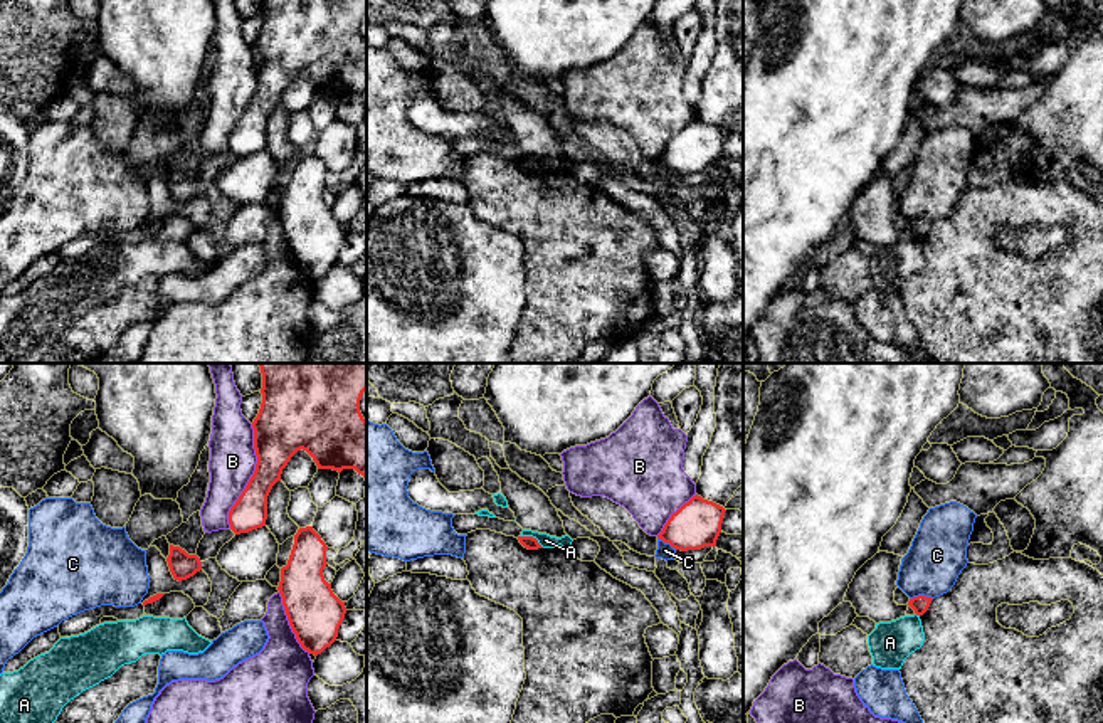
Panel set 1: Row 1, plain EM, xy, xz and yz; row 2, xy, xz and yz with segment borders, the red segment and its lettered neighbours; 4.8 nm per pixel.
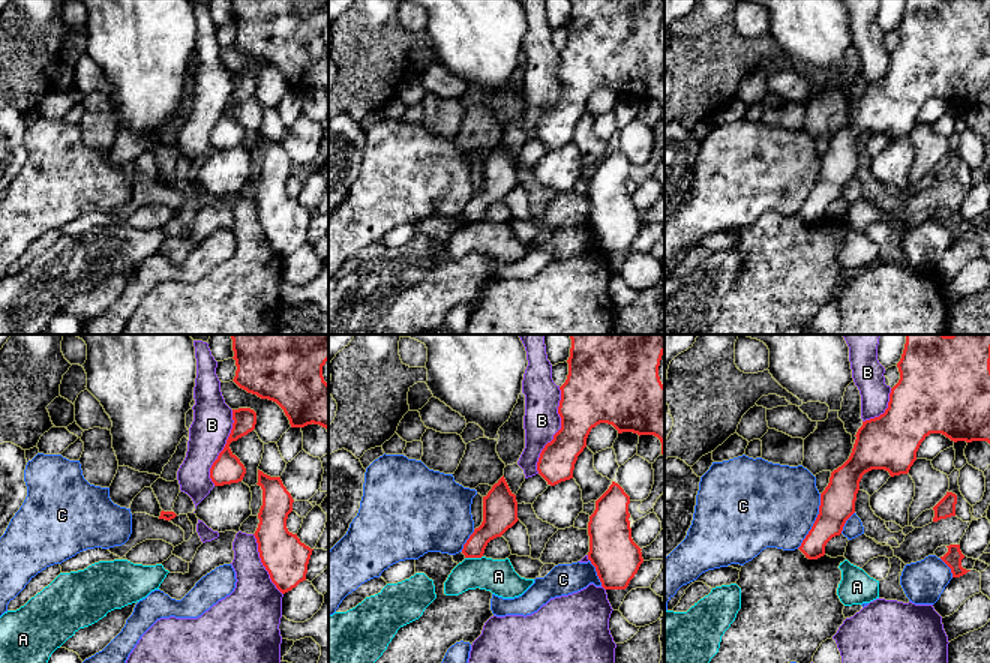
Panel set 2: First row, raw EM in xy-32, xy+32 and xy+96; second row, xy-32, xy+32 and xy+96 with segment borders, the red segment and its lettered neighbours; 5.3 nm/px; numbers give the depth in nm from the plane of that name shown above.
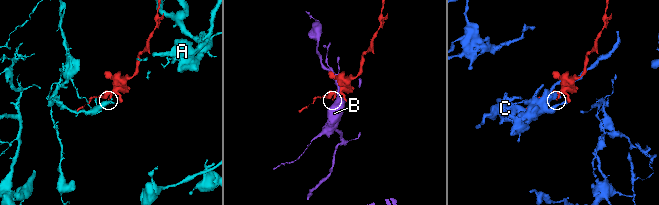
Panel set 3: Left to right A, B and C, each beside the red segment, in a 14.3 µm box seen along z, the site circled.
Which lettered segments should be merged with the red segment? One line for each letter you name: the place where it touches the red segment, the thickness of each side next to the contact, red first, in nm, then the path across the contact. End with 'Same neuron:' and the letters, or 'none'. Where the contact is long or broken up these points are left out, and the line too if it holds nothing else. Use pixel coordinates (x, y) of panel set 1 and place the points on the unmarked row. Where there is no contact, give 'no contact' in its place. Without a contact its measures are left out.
Same neuron: none

